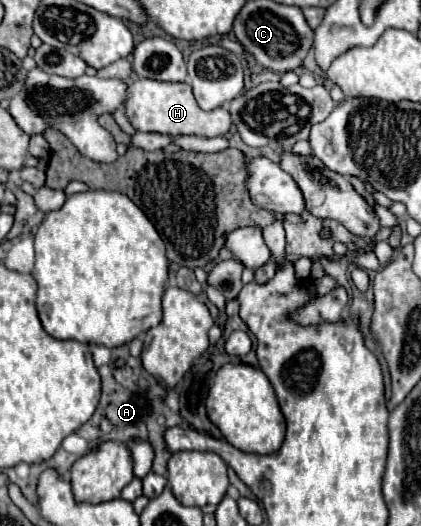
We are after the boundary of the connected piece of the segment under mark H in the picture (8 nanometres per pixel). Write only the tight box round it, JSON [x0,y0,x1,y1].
[126,79,232,137]

